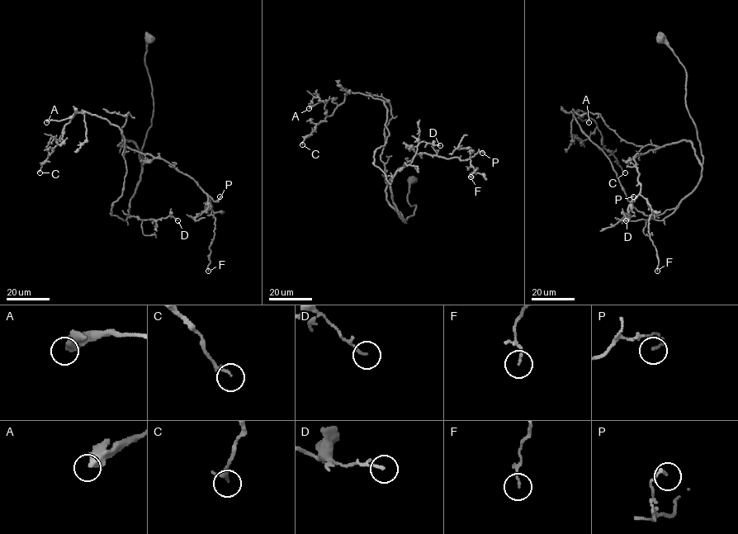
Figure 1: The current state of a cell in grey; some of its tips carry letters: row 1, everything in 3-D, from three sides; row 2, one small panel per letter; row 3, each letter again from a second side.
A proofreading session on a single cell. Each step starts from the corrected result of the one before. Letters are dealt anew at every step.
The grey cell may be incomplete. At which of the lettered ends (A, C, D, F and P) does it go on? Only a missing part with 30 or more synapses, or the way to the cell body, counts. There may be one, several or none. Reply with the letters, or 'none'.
none

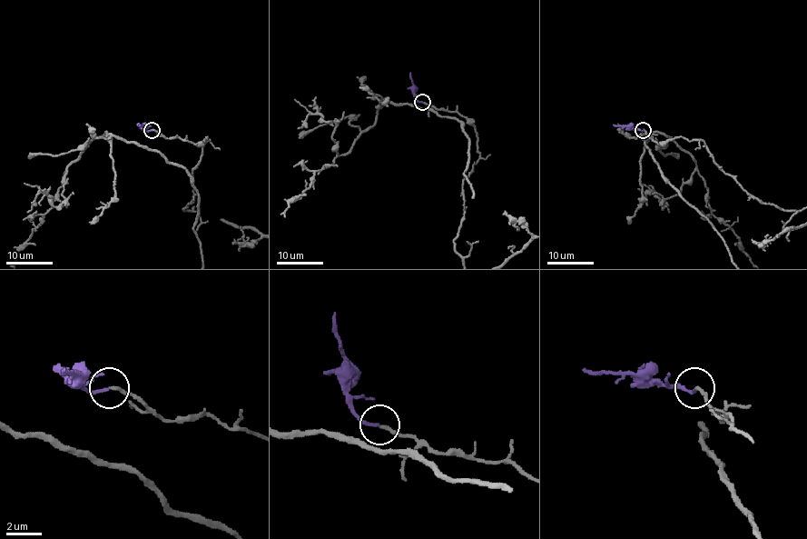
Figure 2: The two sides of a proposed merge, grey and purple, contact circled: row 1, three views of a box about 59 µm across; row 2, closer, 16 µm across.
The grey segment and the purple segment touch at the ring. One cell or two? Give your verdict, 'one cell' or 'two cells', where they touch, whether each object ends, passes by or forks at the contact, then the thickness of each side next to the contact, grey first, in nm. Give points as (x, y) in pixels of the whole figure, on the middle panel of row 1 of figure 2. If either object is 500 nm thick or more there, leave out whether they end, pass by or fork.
one cell; place (422, 102); grey ends; purple ends; calibres 190 and 160 nm

